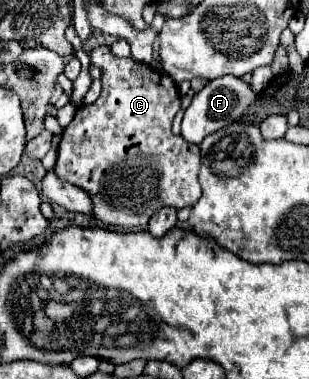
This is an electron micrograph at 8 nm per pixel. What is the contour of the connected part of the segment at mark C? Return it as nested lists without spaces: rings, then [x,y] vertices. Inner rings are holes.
[[[99,46],[89,52],[91,66],[101,68],[103,92],[97,102],[81,106],[71,124],[63,130],[59,144],[59,156],[53,172],[57,178],[83,188],[91,194],[95,206],[95,218],[115,226],[145,226],[151,214],[163,206],[183,208],[193,206],[201,198],[201,186],[197,180],[201,168],[201,150],[197,144],[185,142],[185,138],[171,132],[171,122],[181,108],[179,90],[165,72],[133,62],[131,58],[117,58],[111,48]]]

